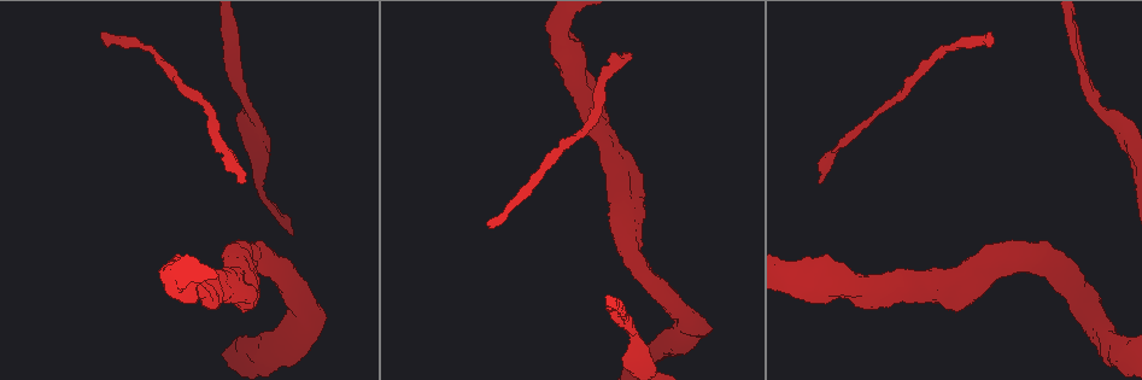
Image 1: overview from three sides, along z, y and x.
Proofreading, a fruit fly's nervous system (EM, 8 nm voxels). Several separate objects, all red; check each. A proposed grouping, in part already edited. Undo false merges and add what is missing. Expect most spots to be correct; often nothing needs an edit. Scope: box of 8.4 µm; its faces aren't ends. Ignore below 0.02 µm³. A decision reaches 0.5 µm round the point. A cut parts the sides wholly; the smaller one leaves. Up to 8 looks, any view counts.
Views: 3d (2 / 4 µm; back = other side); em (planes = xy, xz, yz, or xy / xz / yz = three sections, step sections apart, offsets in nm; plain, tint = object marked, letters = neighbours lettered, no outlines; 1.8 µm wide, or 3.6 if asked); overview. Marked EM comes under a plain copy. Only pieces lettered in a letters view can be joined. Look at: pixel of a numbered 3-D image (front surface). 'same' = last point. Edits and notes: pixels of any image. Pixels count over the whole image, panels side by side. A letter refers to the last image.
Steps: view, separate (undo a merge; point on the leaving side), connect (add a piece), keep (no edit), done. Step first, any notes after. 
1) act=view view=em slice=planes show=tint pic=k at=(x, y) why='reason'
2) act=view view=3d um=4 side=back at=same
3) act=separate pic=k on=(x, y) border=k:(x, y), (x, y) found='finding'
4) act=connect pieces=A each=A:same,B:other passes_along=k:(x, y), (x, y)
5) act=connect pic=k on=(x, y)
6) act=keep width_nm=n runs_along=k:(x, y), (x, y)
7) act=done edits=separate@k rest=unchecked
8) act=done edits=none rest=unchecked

act=view view=3d um=2 pic=1 at=(991, 34) why='an open end'

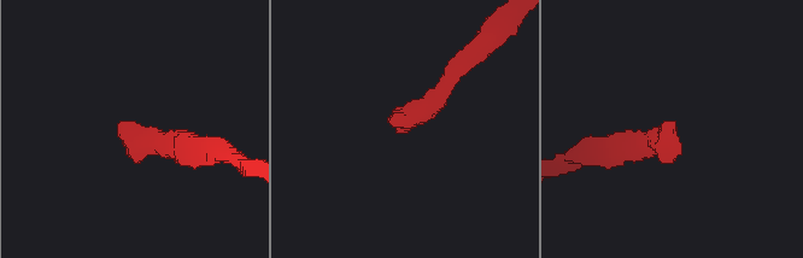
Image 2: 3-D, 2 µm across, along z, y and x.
act=view view=em slice=planes show=letters pic=2 at=(674, 125)

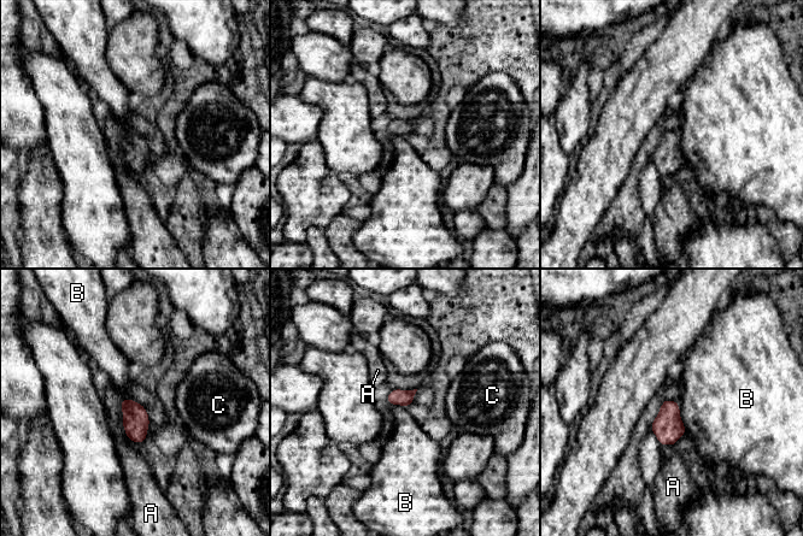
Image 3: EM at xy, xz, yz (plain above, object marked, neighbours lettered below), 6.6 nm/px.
act=keep each=A:other,B:other,C:other found='no lettered piece goes on from it'

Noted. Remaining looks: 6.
act=view view=em slice=planes show=tint pic=1 at=(1117, 123) why='calibre changes'

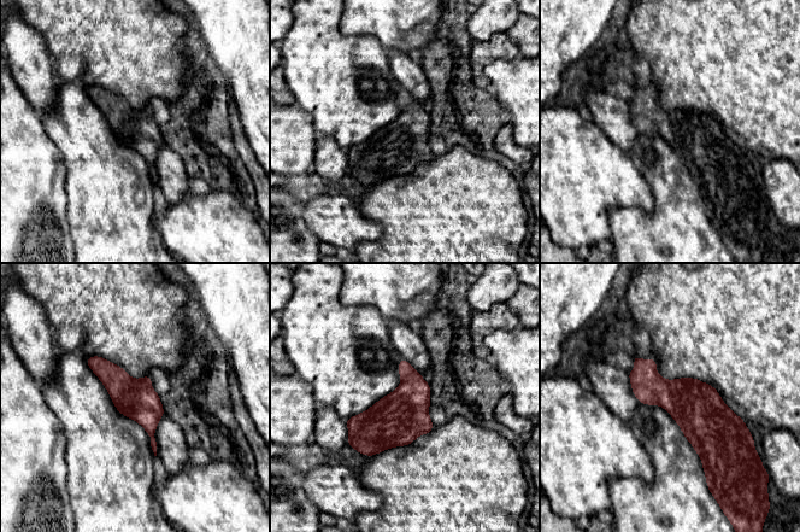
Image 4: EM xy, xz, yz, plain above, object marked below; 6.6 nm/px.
act=view view=em slice=planes show=letters at=same

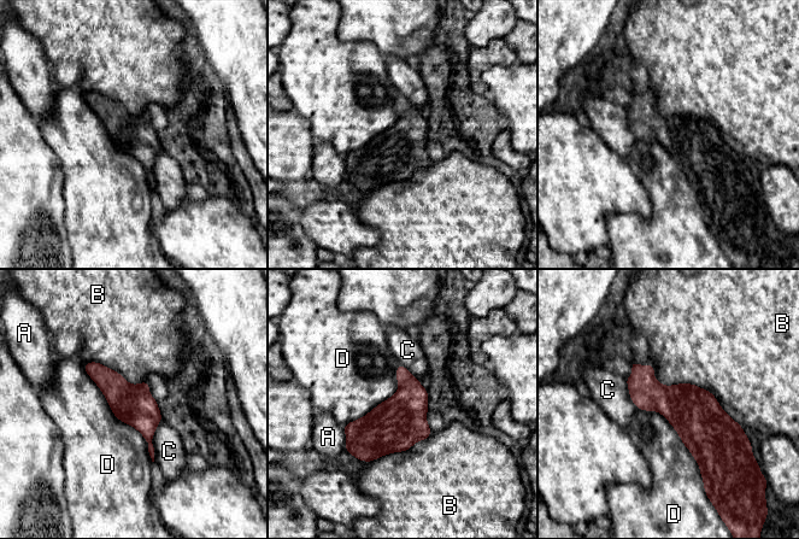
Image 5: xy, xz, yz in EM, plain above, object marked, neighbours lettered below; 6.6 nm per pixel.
act=keep width_nm=280 longest_contact=D:800nm each=A:other,B:other,C:other,D:other found='all the same cell'

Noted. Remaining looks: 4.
act=view view=em slice=planes show=letters pic=1 at=(612, 168)

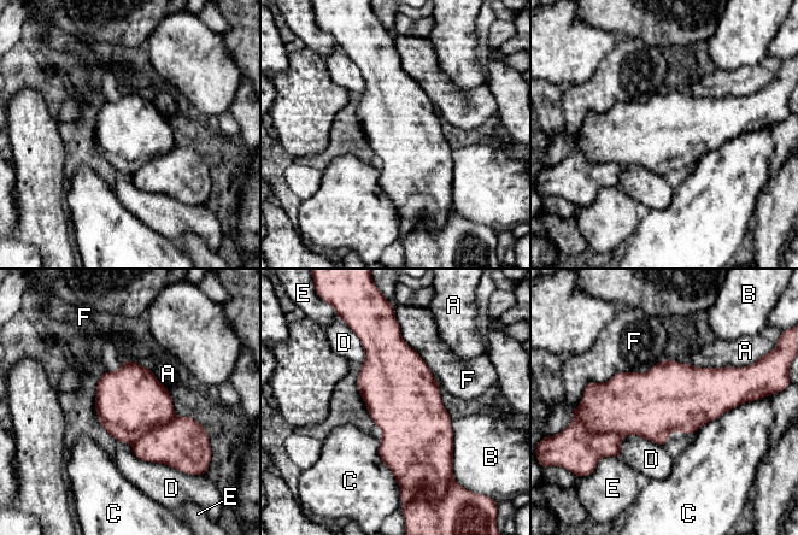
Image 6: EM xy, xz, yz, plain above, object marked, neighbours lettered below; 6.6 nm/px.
act=keep width_nm=460 longest_contact=F:600nm each=A:other,B:other,C:other,D:other,E:other,F:other found='all the same cell'

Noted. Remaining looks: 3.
act=view view=3d um=2 pic=1 at=(240, 184) why='branch stops here'

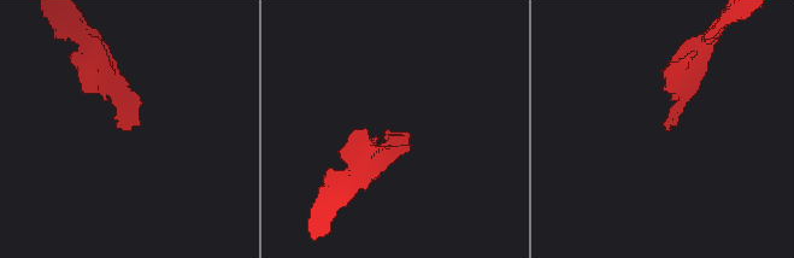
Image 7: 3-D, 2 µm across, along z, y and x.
act=view view=em slice=planes show=letters pic=7 at=(666, 127) why='need the tissue'

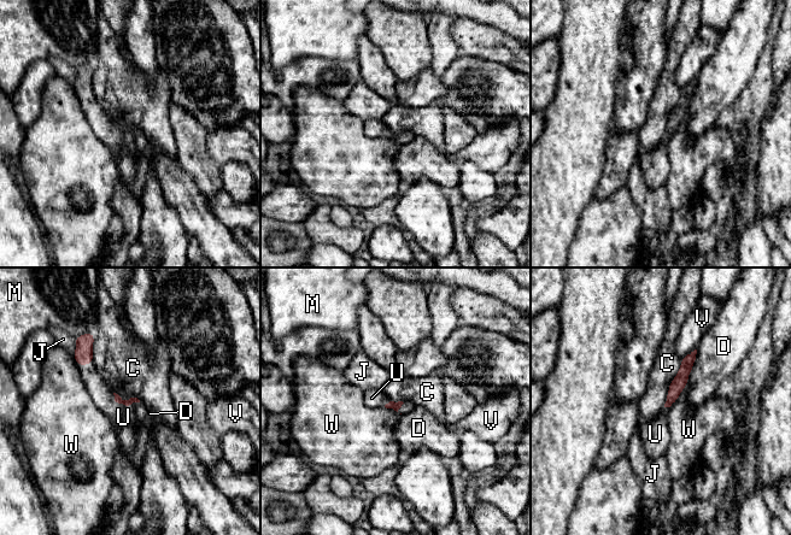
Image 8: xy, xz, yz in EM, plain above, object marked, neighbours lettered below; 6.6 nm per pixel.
act=connect pieces=U each=C:other,D:other,J:other,M:other,U:same,V:other,W:other passes_along=8:(127, 404), (119, 403), (124, 418) found='the cell continues'

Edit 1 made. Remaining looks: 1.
act=done edits=connect@8 rest=unchecked

